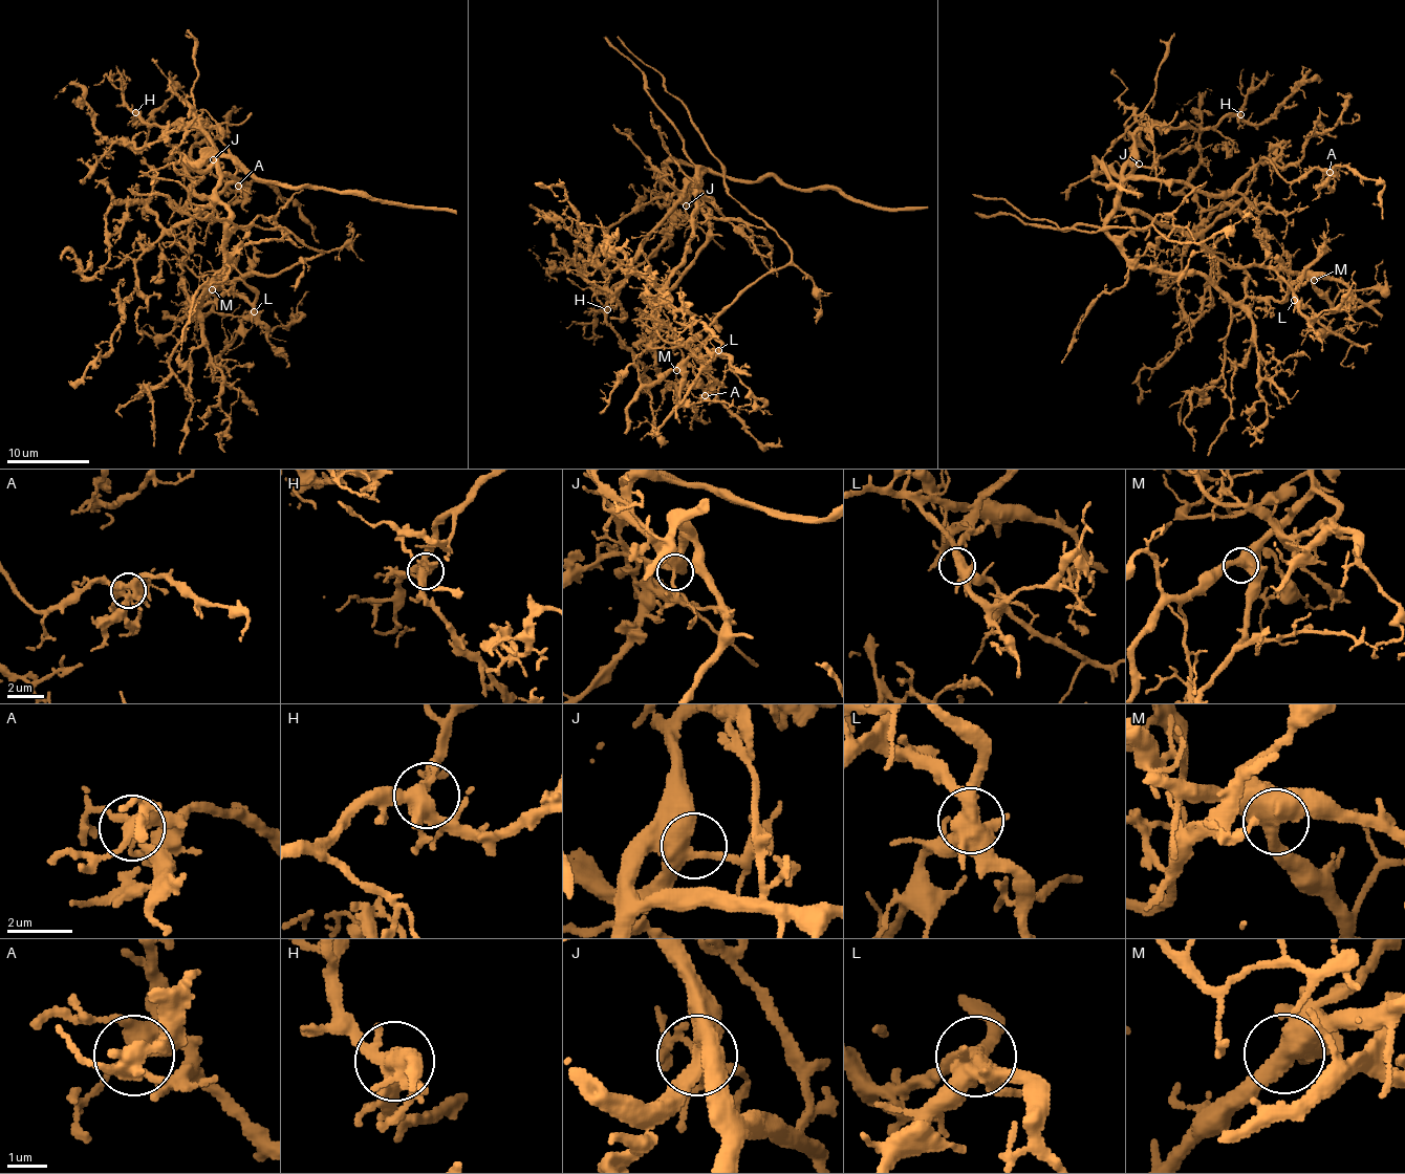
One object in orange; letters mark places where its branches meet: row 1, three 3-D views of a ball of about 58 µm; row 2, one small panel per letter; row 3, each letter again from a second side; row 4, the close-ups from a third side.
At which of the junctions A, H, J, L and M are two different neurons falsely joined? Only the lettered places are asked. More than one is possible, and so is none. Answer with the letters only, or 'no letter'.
L

